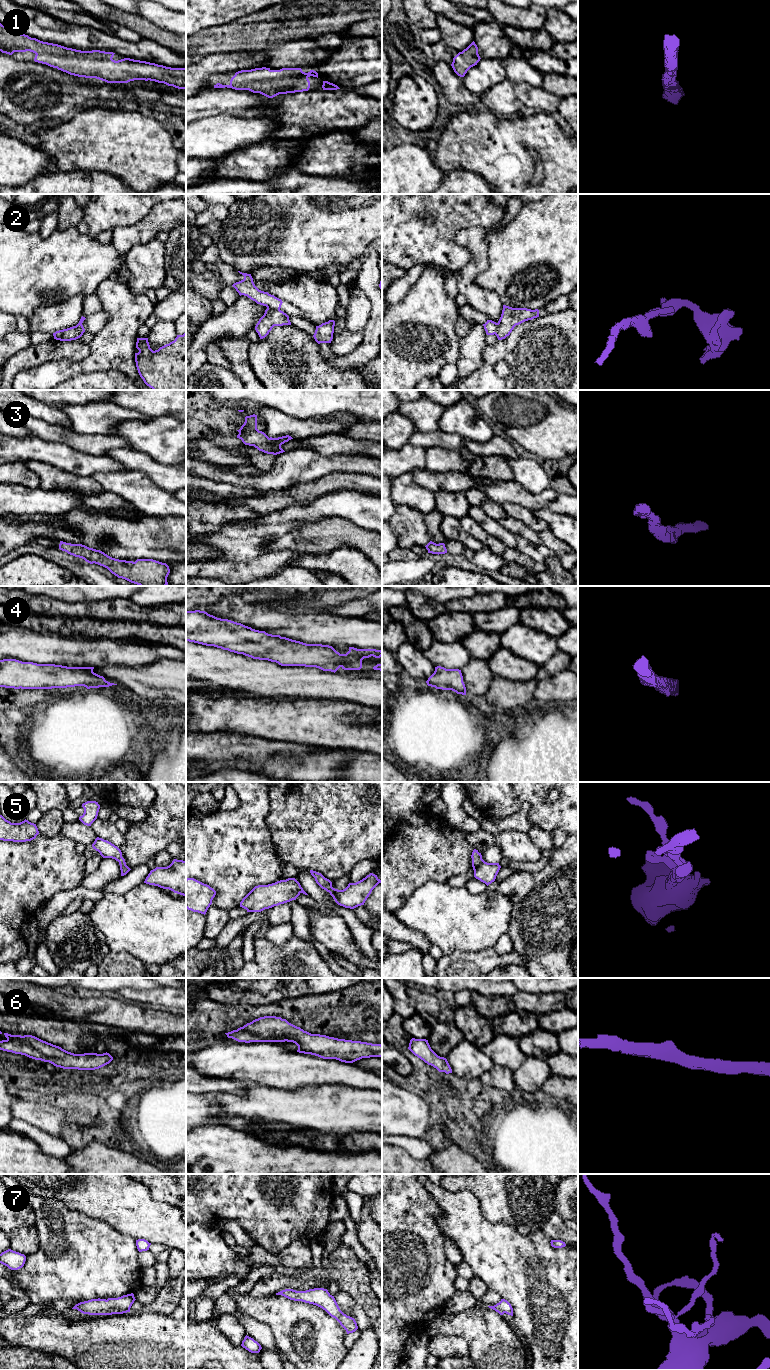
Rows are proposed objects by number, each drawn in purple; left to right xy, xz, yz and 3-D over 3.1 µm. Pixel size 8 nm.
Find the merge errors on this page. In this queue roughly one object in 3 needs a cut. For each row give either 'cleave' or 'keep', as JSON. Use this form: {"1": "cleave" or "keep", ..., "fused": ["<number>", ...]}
{"1": "keep", "2": "cleave", "3": "keep", "4": "keep", "5": "keep", "6": "keep", "7": "keep", "fused": ["2"]}

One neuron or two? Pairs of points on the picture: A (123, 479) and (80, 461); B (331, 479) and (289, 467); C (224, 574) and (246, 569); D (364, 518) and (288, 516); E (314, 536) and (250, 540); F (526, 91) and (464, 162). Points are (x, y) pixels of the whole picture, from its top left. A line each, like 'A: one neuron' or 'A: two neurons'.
A: two neurons
B: two neurons
C: one neuron
D: one neuron
E: two neurons
F: two neurons

